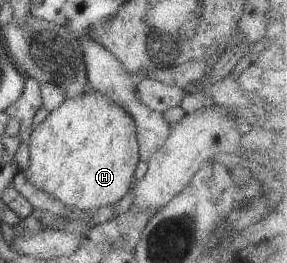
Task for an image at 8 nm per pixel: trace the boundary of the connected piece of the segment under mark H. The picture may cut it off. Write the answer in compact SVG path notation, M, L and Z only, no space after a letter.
M92 89L77 97L66 98L42 123L35 125L27 146L31 152L30 162L21 170L34 187L50 193L68 208L93 212L101 206L114 205L128 192L133 186L134 172L141 160L137 128L132 115L122 105Z

